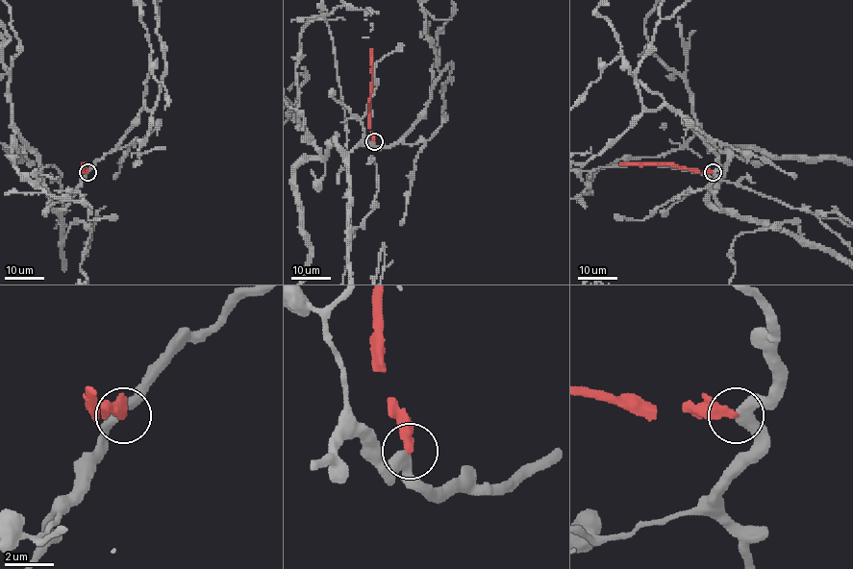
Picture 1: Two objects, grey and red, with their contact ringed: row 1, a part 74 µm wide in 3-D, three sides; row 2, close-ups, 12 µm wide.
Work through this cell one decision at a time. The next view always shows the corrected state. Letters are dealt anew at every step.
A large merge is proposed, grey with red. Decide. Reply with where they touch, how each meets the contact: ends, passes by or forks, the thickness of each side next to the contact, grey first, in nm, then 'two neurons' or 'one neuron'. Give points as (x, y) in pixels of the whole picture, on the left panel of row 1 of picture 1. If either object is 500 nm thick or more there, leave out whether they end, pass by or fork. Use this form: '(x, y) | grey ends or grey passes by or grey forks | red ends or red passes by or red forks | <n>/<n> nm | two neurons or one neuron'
(87, 172) | grey passes by | red ends | 400/380 nm | two neurons

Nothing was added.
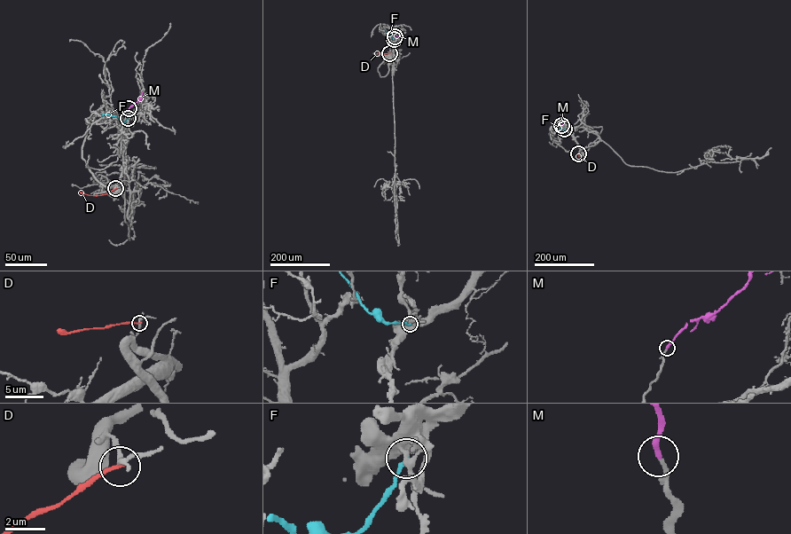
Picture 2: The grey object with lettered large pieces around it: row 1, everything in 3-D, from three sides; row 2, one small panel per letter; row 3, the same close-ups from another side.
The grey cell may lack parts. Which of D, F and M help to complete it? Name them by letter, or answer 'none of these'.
M

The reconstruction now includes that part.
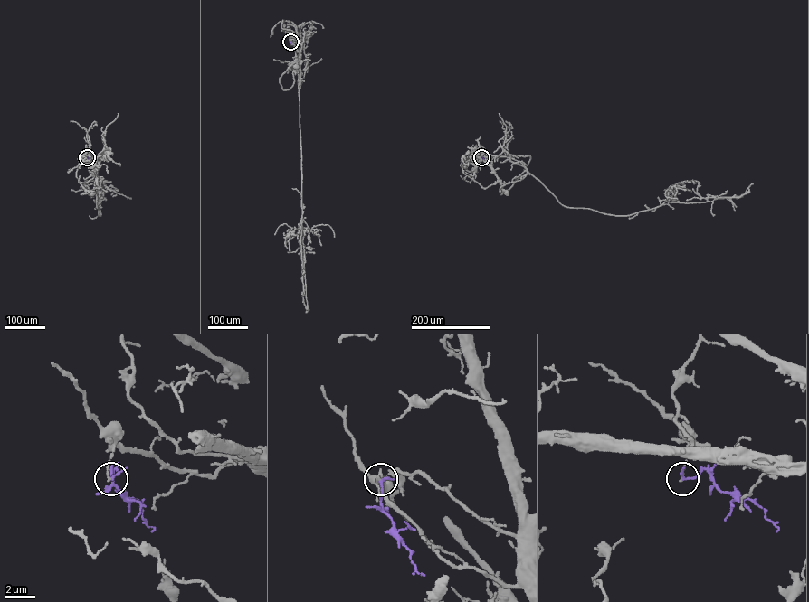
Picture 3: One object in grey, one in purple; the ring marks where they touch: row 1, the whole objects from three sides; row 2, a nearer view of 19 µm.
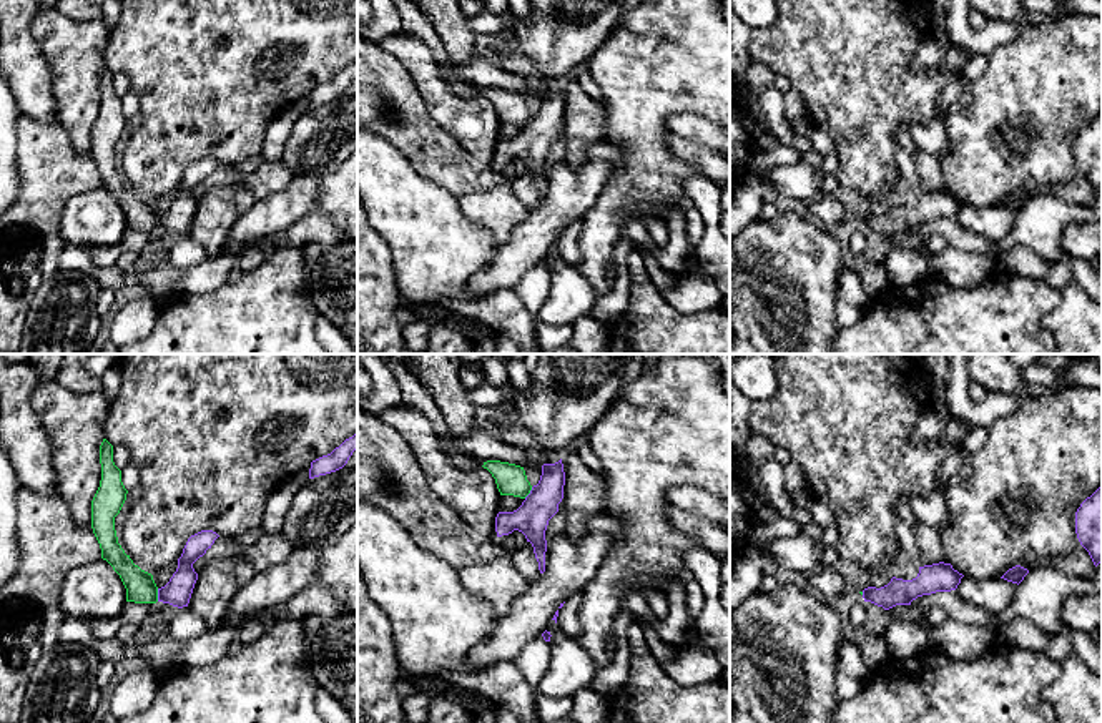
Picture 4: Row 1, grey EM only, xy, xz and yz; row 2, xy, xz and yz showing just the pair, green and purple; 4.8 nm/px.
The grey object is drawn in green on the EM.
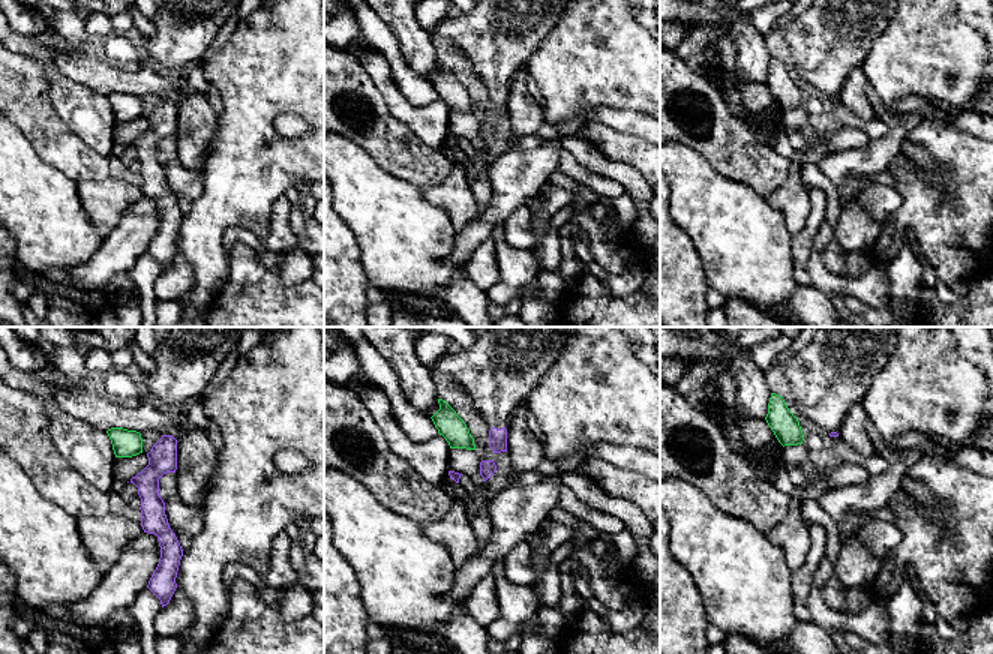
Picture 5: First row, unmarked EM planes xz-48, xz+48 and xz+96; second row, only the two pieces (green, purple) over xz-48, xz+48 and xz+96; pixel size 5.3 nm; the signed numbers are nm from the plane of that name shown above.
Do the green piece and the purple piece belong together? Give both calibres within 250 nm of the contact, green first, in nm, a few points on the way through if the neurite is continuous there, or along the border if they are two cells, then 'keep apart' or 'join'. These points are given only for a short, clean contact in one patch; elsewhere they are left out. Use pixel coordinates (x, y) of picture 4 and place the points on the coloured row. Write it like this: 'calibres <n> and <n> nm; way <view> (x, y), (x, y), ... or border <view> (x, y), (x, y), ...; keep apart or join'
calibres 140 and 140 nm; border xy (157, 589), (158, 600); keep apart

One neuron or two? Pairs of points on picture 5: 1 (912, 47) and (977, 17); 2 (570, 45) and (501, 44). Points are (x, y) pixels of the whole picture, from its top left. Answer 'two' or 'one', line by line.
1: two
2: two

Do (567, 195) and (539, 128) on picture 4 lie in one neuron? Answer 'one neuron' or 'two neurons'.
two neurons

